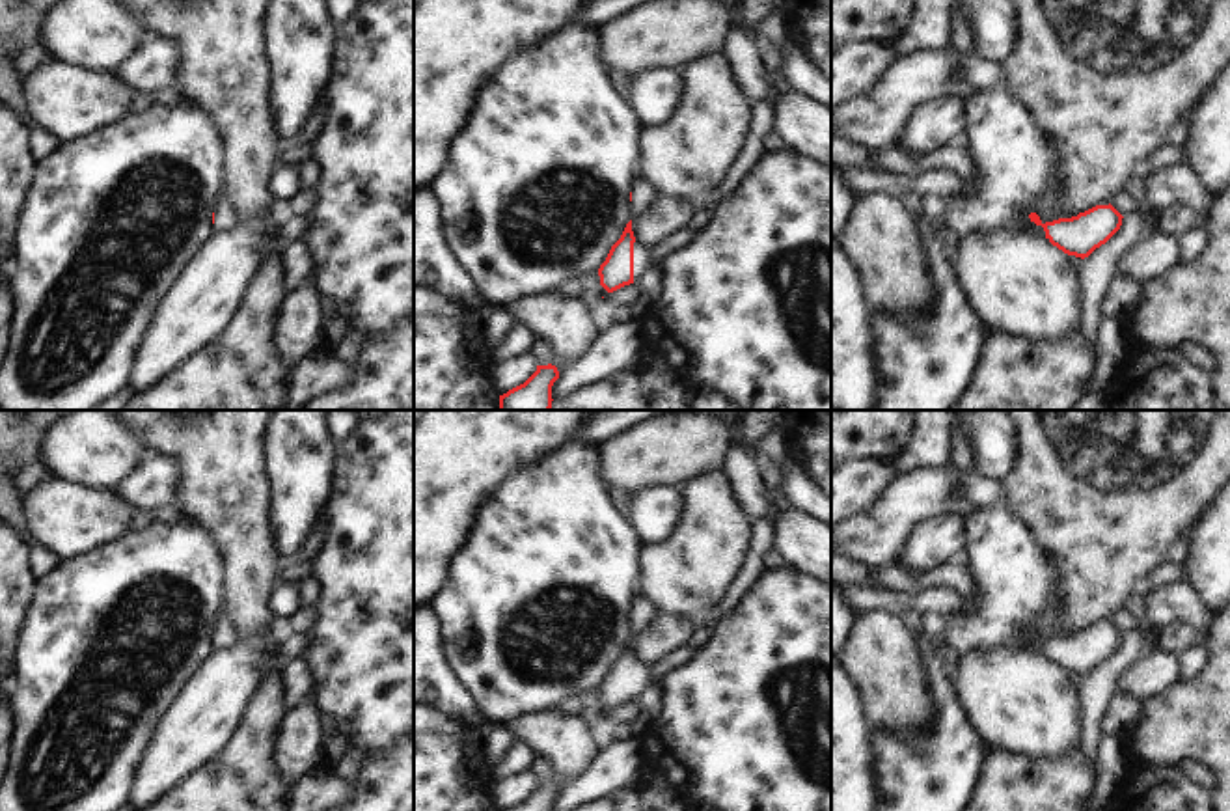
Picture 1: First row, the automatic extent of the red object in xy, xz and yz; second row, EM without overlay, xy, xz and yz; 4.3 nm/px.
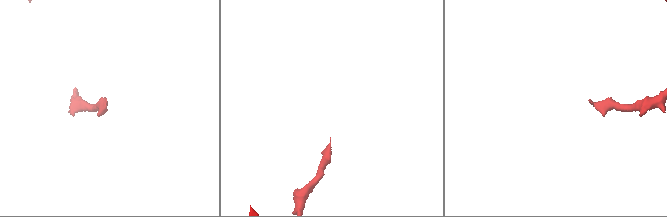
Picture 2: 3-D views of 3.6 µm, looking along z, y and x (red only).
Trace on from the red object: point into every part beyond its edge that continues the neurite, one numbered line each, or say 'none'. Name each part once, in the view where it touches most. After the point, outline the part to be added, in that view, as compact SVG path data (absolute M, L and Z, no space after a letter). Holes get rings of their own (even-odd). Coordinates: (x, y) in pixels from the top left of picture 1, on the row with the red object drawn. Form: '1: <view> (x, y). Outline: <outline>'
1: yz (1024, 207). Outline: M1021 203L1021 205L1019 205L1019 222L1021 222L1025 227L1036 231L1040 237L1046 237L1044 227L1042 227L1042 226L1036 226L1036 224L1027 216L1027 213L1029 213L1031 209L1034 209L1032 203Z

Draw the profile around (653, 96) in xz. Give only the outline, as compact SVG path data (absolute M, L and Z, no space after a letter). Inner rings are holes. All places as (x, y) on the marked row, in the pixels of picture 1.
M678 69L643 71L630 78L628 104L641 121L641 127L656 127L673 116L682 91L684 80Z

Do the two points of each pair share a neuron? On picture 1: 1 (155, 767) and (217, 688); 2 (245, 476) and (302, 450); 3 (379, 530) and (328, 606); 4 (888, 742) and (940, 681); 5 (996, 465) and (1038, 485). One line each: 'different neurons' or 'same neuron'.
1: same neuron
2: different neurons
3: same neuron
4: same neuron
5: different neurons

